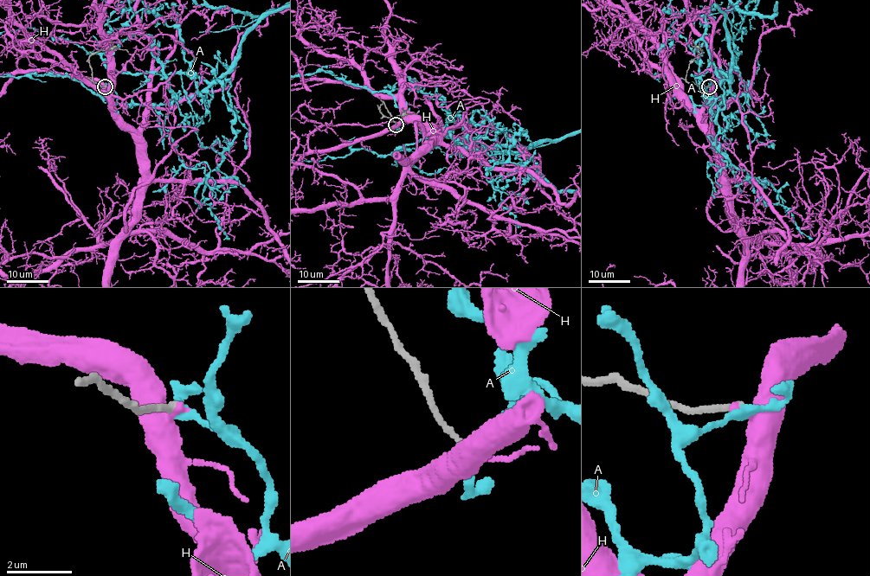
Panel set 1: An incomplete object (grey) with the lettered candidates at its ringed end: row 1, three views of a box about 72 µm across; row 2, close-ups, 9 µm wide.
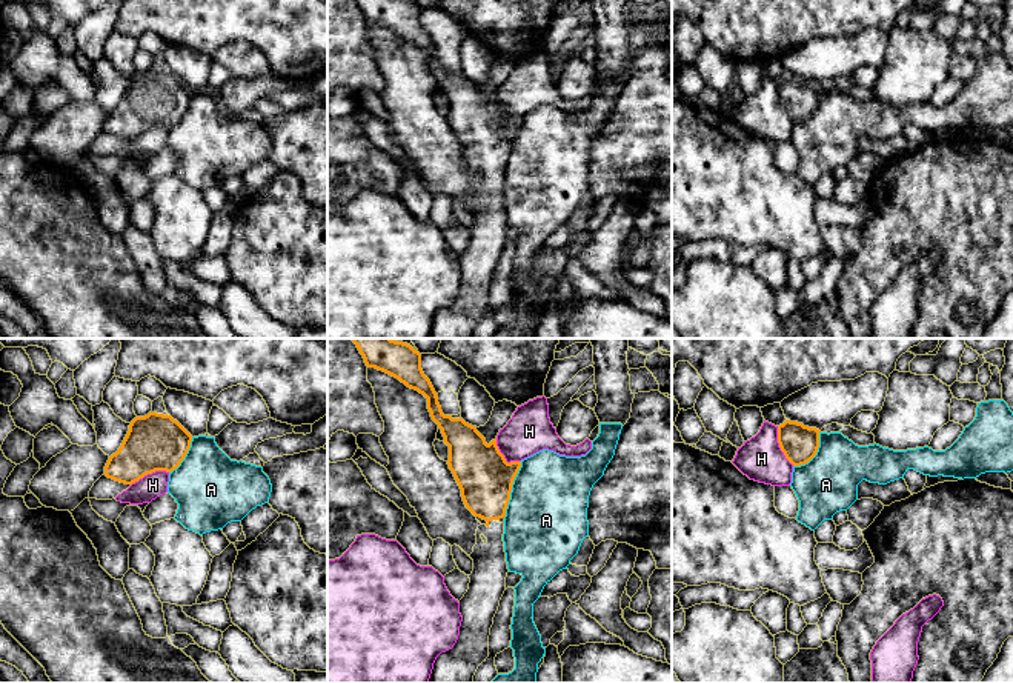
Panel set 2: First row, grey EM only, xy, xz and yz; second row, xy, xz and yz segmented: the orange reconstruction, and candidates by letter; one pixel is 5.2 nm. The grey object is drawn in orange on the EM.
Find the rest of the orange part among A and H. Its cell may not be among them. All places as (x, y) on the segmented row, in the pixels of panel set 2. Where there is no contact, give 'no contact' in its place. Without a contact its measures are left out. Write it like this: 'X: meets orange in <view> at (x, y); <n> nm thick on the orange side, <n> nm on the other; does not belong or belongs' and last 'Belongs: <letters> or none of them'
A: meets orange in xz at (511, 489); 280 nm thick on the orange side, 440 nm on the other; does not belong
H: meets orange in yz at (780, 446); 200 nm thick on the orange side, 220 nm on the other; does not belong
Belongs: none of them

